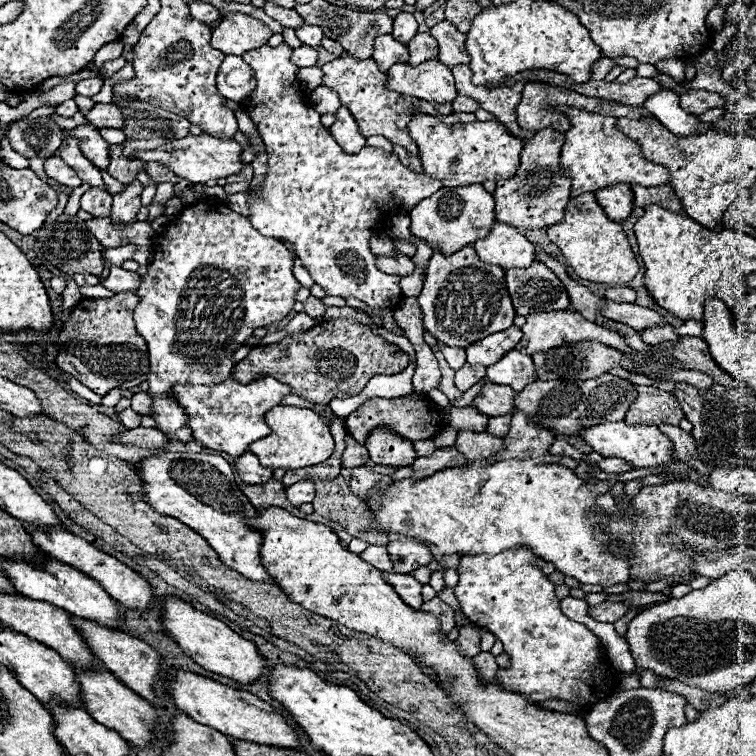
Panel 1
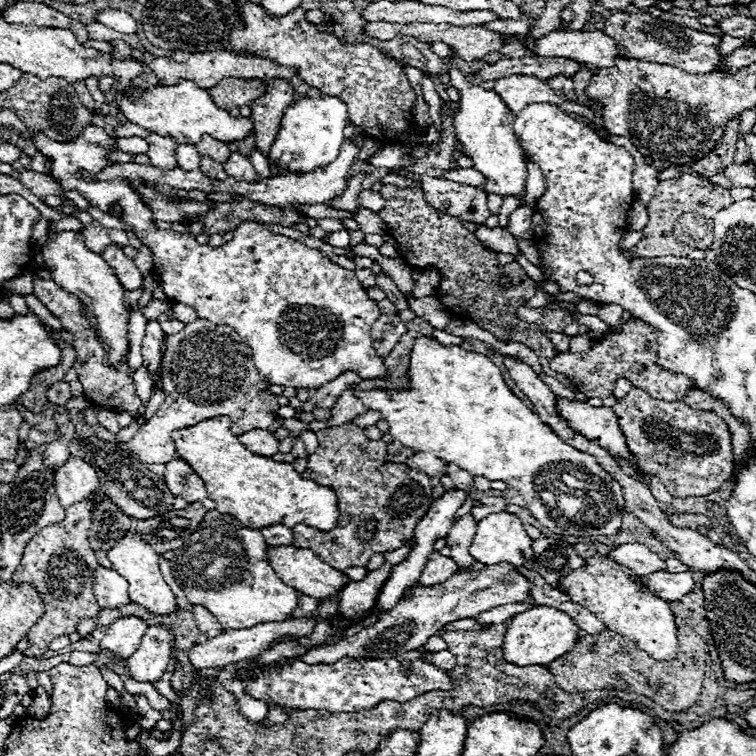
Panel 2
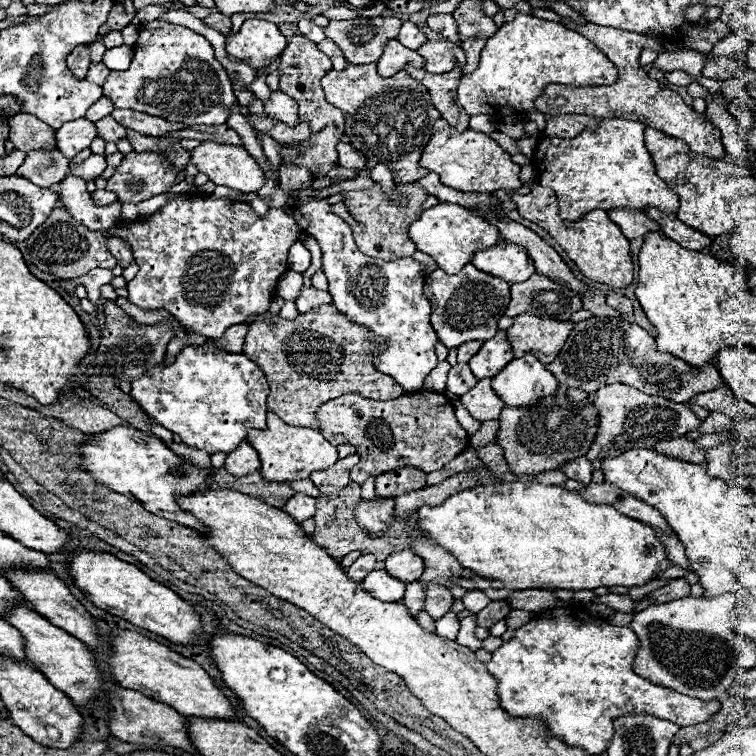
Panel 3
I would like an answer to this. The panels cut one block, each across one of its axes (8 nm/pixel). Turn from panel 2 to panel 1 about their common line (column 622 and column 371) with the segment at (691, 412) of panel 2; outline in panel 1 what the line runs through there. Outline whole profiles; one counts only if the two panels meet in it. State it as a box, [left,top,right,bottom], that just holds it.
[346,396,444,444]

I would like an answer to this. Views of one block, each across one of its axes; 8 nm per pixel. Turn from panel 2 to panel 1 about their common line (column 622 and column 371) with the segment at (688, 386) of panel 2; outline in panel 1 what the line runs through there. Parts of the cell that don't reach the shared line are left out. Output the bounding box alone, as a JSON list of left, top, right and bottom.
[232,318,410,406]

